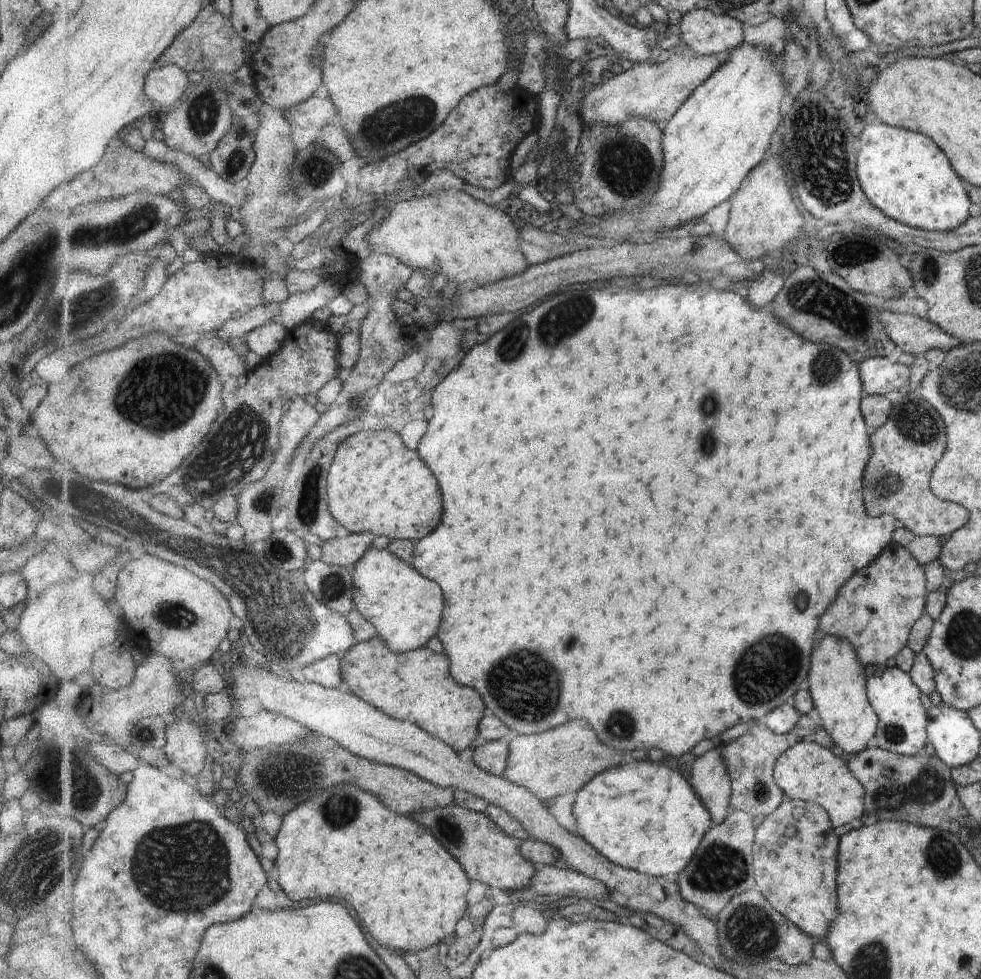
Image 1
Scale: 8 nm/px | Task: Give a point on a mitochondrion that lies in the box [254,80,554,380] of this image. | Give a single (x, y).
(384, 128)

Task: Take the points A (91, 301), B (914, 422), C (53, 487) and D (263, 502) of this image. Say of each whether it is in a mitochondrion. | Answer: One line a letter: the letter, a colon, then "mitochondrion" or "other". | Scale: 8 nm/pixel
A: mitochondrion
B: mitochondrion
C: other
D: mitochondrion

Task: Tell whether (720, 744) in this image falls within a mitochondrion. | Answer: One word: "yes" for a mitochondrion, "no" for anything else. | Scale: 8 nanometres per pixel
no

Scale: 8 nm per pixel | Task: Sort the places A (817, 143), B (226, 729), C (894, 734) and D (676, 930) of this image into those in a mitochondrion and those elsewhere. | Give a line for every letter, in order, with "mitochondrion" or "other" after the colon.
A: mitochondrion
B: other
C: mitochondrion
D: other

